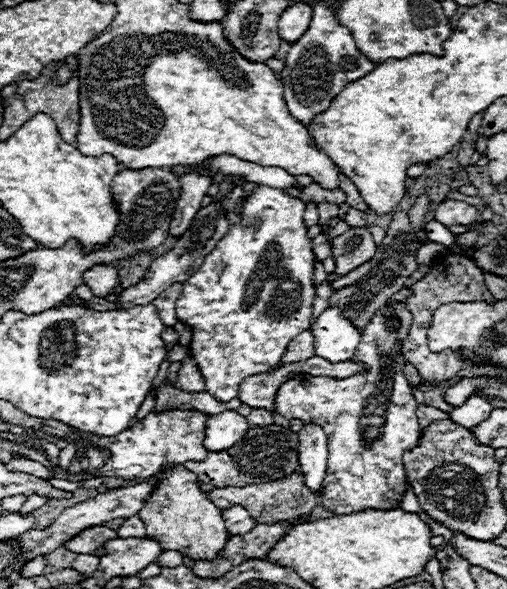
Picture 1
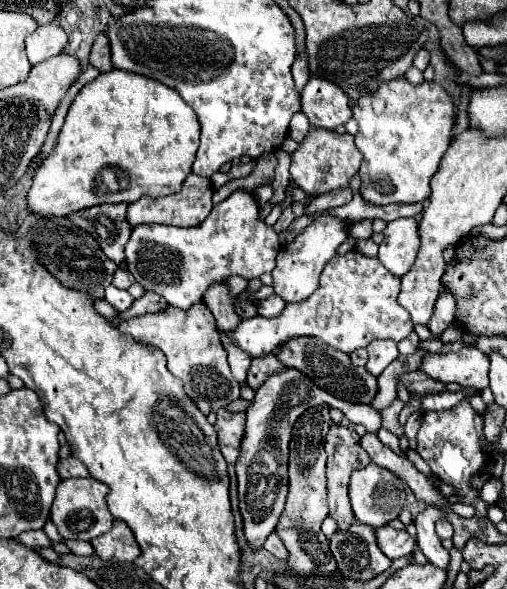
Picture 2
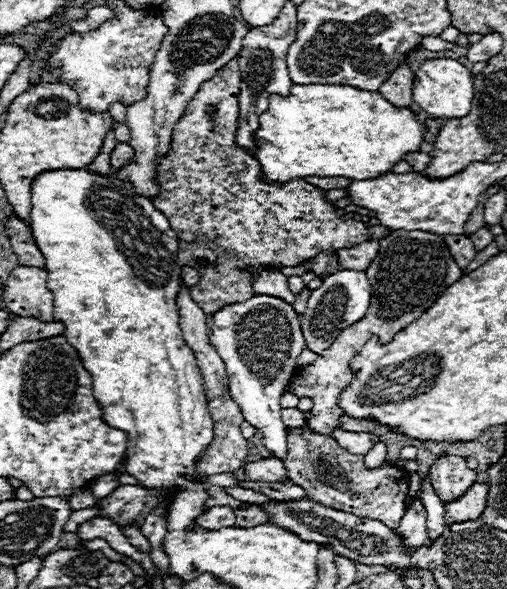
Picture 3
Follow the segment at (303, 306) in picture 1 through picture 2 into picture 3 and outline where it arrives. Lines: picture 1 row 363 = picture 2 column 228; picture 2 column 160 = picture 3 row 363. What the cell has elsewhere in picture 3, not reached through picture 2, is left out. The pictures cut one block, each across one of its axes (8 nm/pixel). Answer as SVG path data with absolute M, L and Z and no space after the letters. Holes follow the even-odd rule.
M254 294L246 302L236 302L220 308L218 312L212 314L212 326L210 326L210 340L212 346L220 352L220 358L226 364L226 374L228 374L228 388L232 400L242 408L242 416L246 422L250 422L264 438L264 446L276 456L284 458L286 454L286 428L282 424L282 408L280 408L280 398L284 394L284 388L288 380L296 372L296 358L300 352L306 348L302 328L300 328L300 316L298 312L284 302L282 298L276 296L266 296L266 294Z

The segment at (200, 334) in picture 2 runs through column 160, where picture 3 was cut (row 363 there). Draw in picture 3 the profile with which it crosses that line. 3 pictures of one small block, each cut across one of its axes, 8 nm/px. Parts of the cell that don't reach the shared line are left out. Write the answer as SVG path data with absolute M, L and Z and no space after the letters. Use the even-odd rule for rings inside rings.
M394 230L390 236L380 240L378 256L368 266L366 276L372 284L372 300L366 316L340 332L332 348L326 350L328 356L318 356L314 364L300 368L288 384L290 394L298 398L306 396L314 402L308 424L314 432L324 432L324 436L332 436L332 432L340 428L340 416L344 416L344 410L340 410L338 398L344 388L354 380L350 360L356 356L356 352L360 352L360 348L372 336L378 336L382 344L388 344L396 336L396 332L404 330L404 326L412 324L412 320L418 320L450 284L460 280L462 270L450 256L440 236L418 230Z

